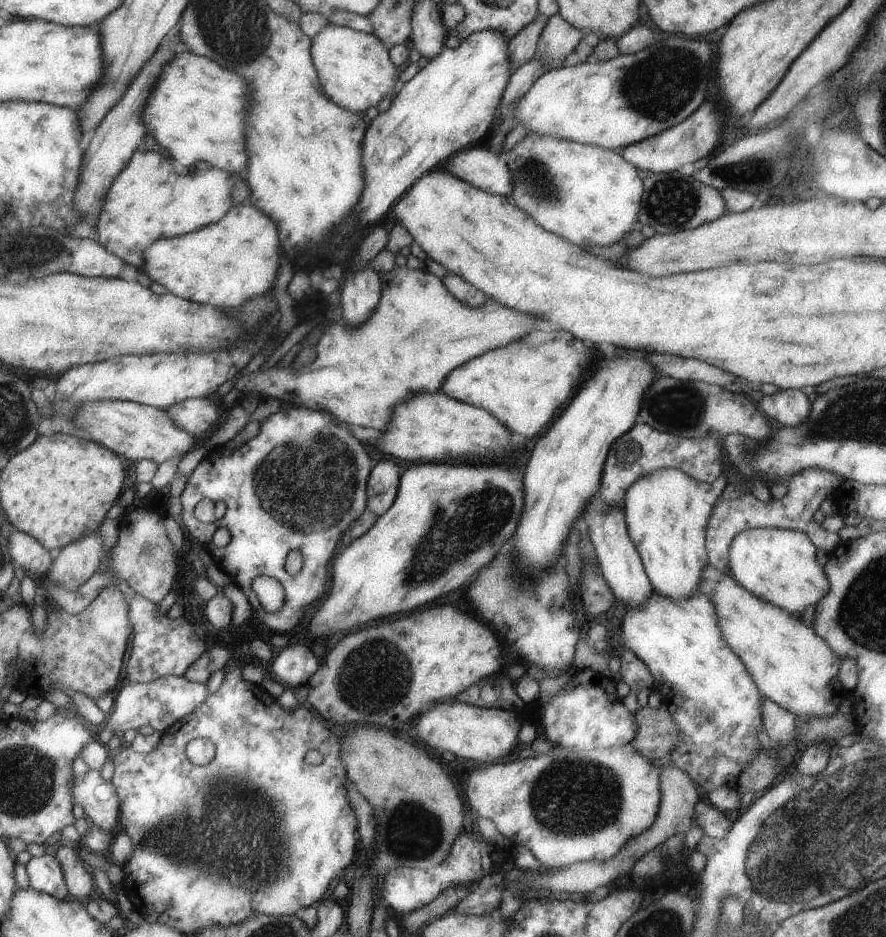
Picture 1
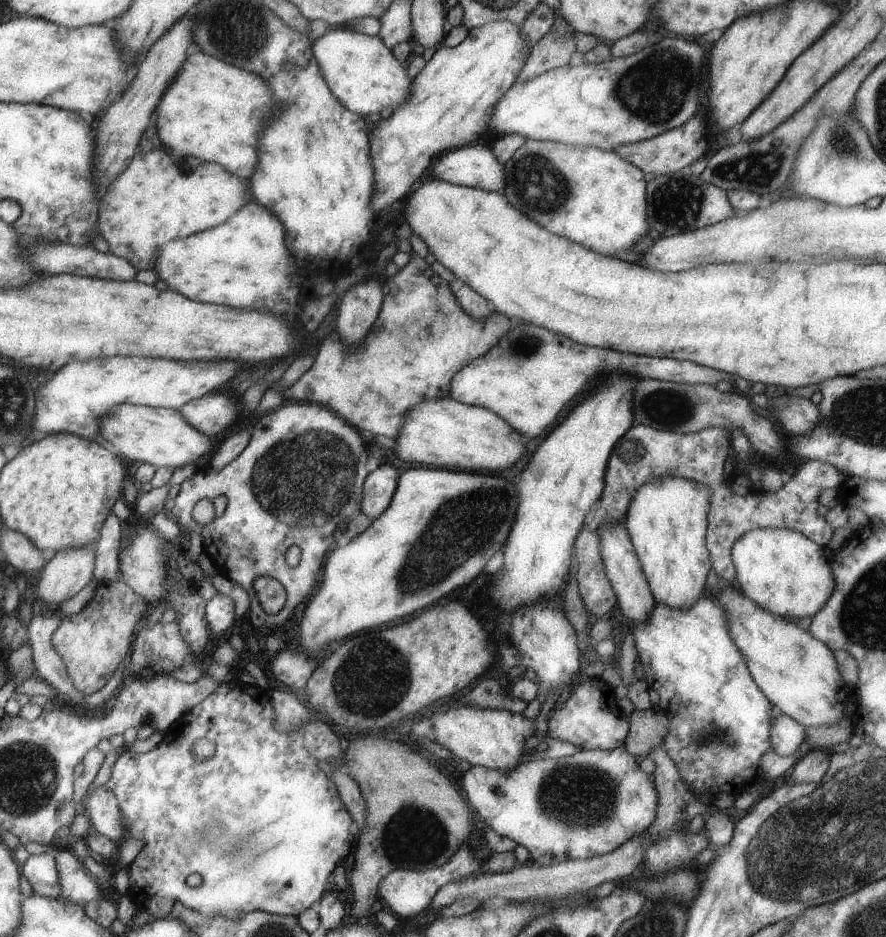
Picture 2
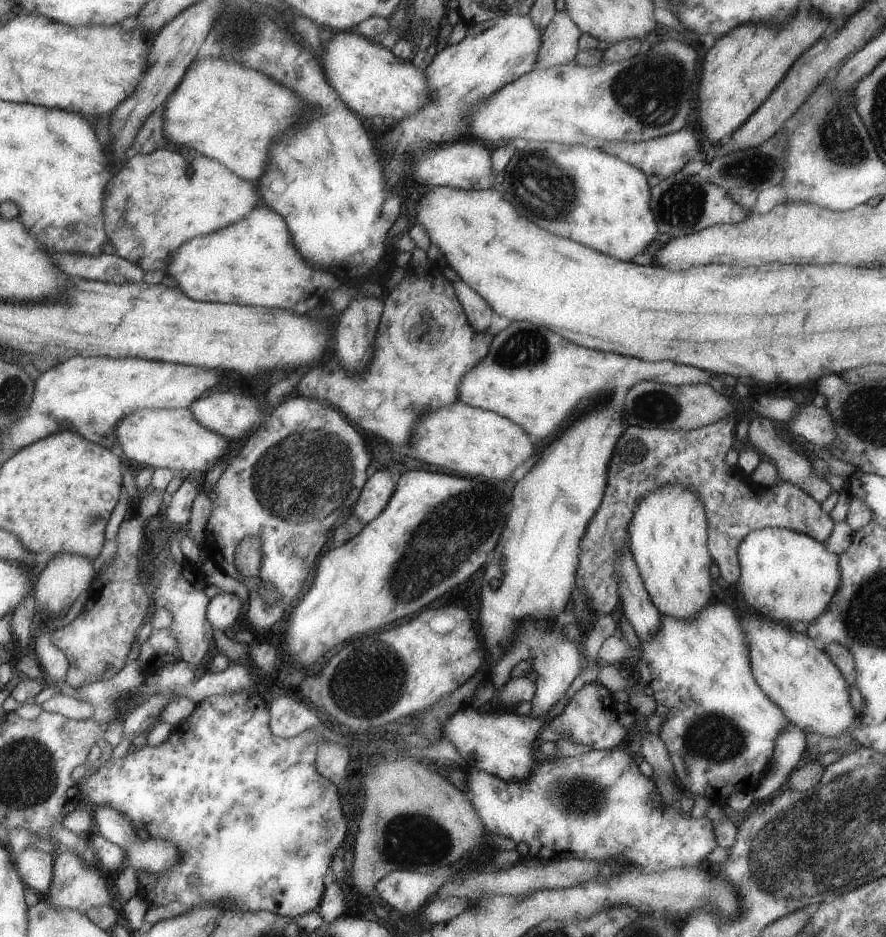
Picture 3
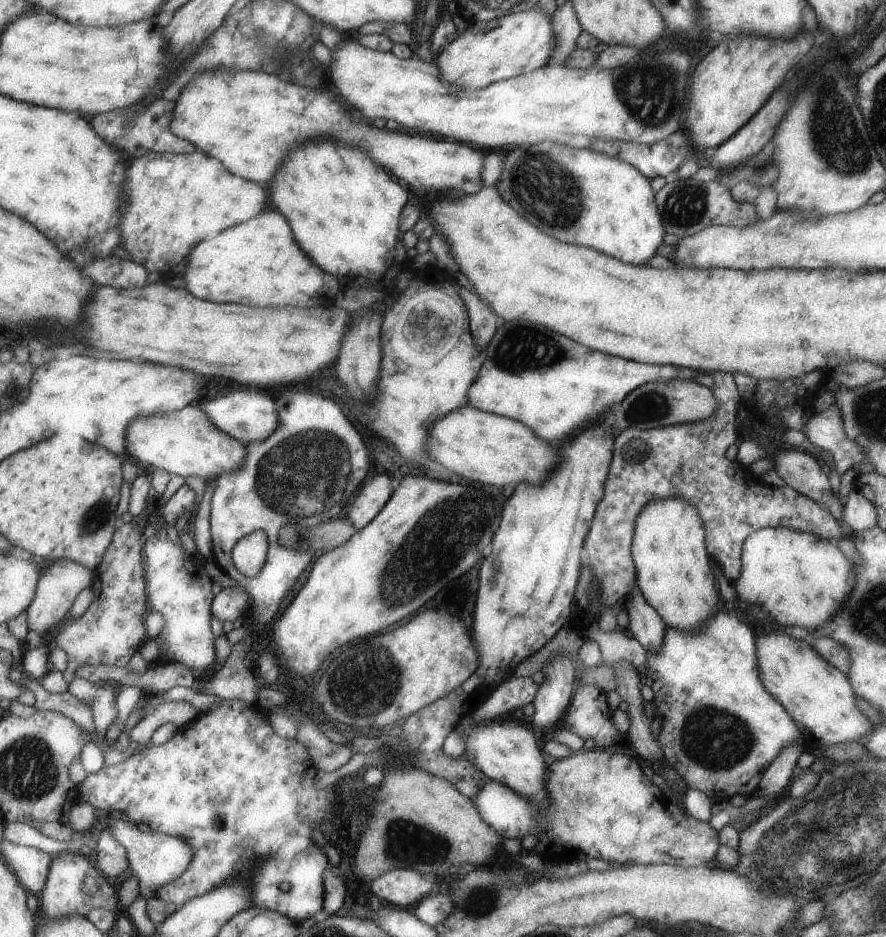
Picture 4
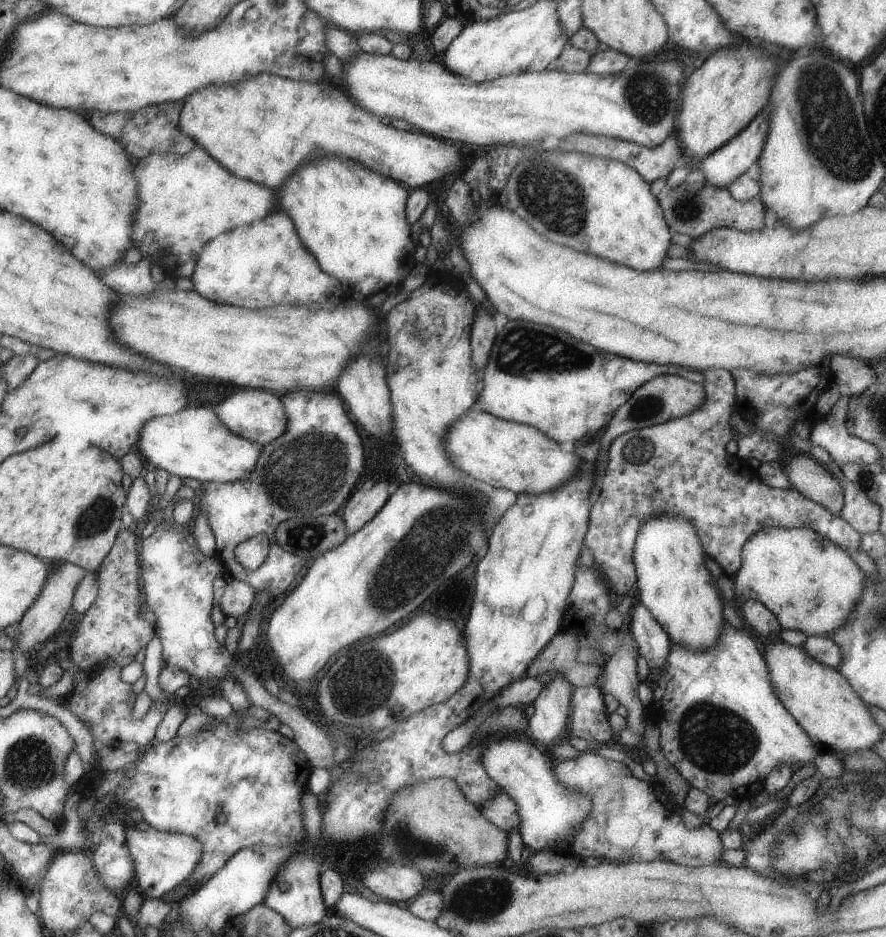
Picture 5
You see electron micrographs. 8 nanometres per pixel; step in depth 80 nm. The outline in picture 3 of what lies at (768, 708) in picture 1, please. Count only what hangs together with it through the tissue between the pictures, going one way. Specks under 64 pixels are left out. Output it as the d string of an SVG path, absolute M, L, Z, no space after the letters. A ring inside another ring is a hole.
M787 723L778 737L774 738L771 767L775 766L775 772L769 778L764 774L760 780L757 780L757 788L753 792L754 802L769 799L779 788L787 785L787 778L799 764L805 748L806 734L798 726Z

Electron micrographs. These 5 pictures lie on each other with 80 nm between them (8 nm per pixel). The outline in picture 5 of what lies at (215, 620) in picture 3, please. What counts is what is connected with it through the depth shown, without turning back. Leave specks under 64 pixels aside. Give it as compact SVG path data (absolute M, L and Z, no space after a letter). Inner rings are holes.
M231 579L224 586L223 593L217 602L217 608L227 616L239 618L241 614L245 614L253 604L255 598L254 590L241 581Z

